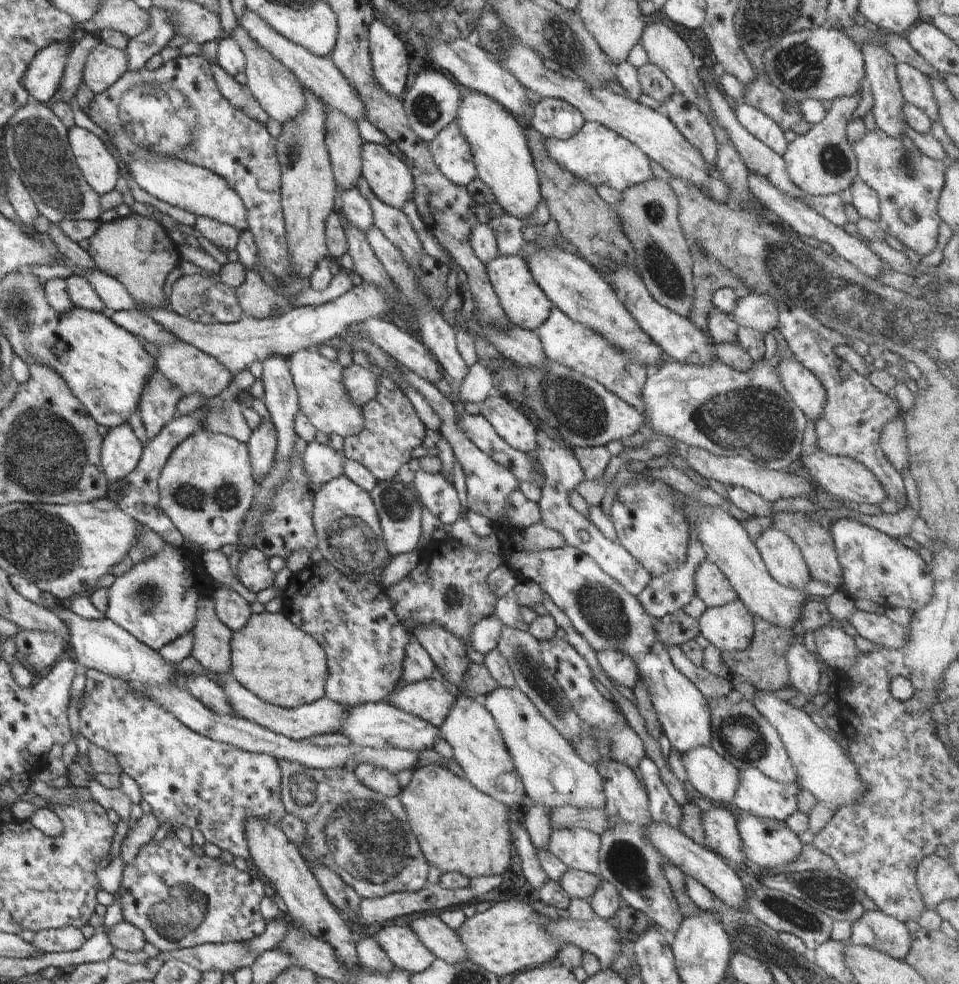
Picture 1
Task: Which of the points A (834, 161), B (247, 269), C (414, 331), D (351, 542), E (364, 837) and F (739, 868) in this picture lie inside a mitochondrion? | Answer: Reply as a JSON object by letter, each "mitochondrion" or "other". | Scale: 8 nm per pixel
{"A":"mitochondrion","B":"other","C":"other","D":"mitochondrion","E":"mitochondrion","F":"other"}

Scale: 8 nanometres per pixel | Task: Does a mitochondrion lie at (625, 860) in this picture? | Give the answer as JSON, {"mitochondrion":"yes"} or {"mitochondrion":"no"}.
{"mitochondrion":"yes"}

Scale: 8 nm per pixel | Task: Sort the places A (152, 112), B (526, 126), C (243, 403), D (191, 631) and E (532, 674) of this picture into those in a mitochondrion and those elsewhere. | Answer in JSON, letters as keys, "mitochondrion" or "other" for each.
{"A":"mitochondrion","B":"other","C":"other","D":"other","E":"mitochondrion"}

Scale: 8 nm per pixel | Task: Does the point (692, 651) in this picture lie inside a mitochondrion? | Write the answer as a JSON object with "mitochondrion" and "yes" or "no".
{"mitochondrion":"no"}

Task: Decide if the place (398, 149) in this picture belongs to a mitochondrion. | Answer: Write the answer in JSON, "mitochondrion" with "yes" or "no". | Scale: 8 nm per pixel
{"mitochondrion":"no"}

